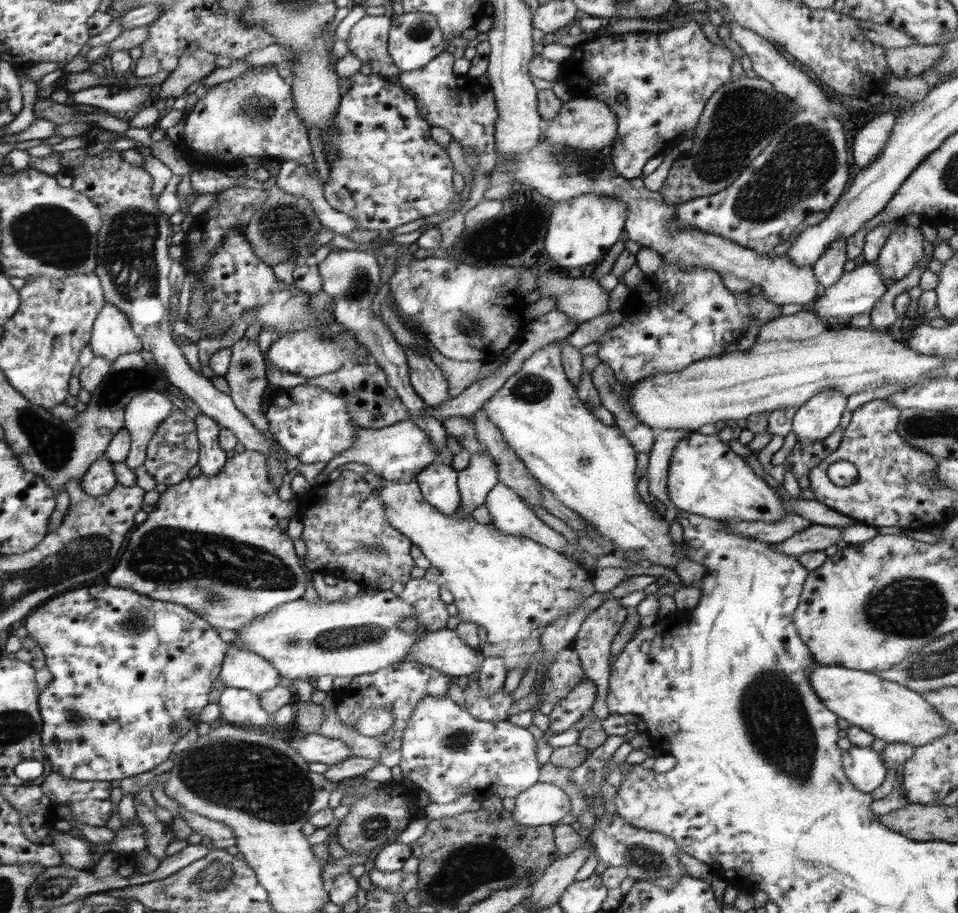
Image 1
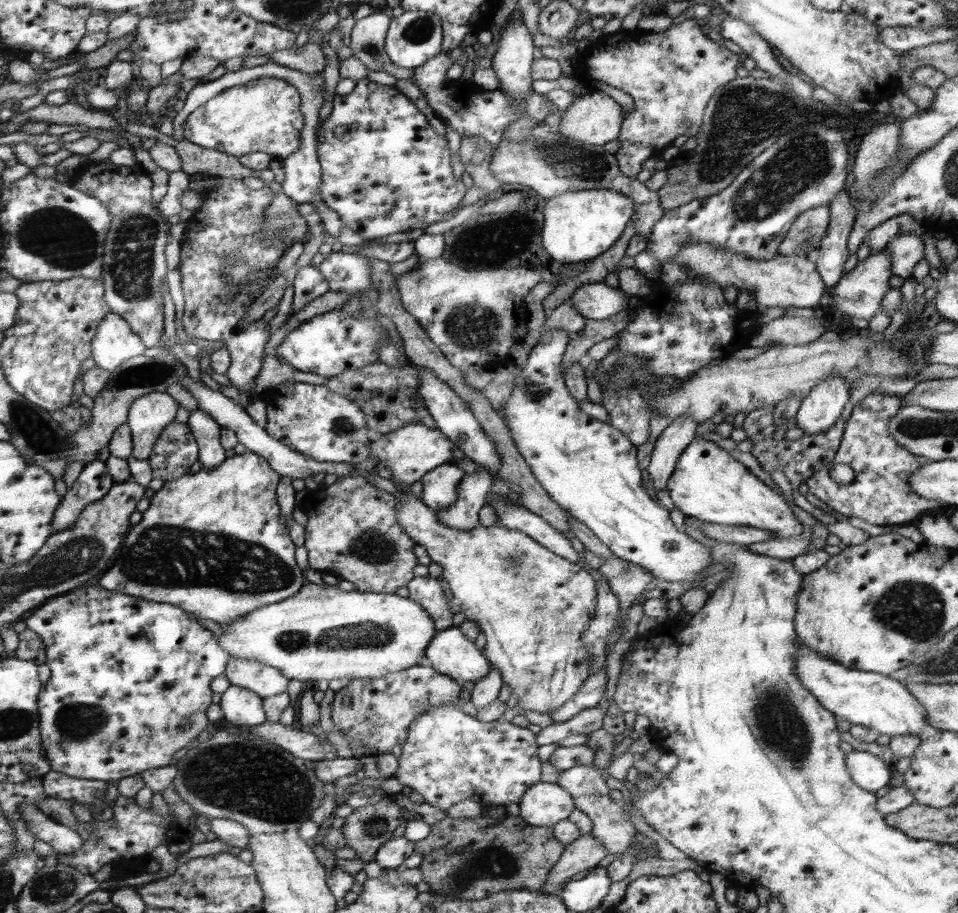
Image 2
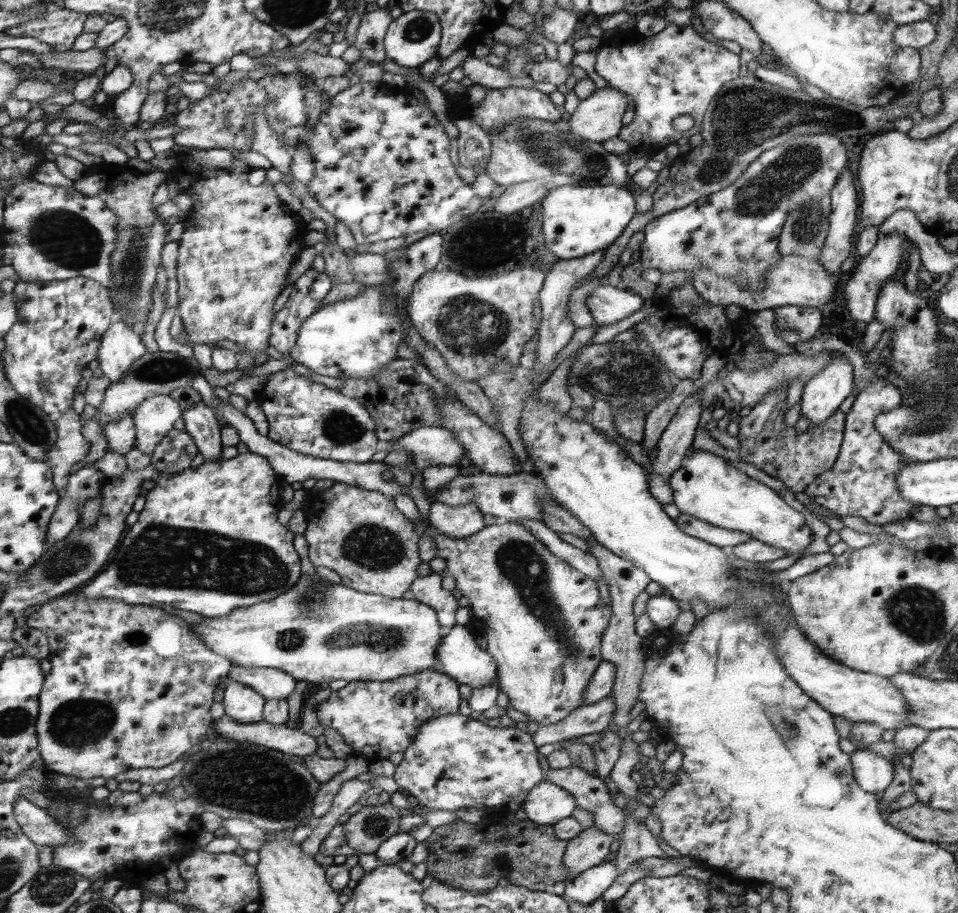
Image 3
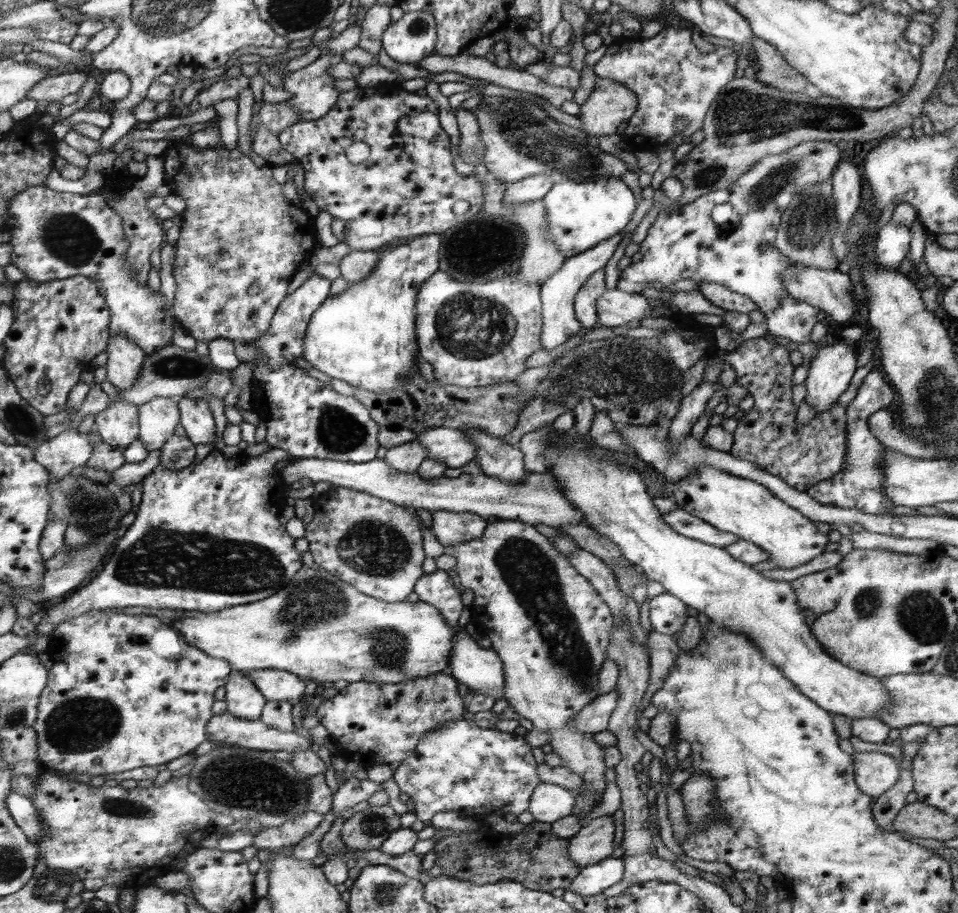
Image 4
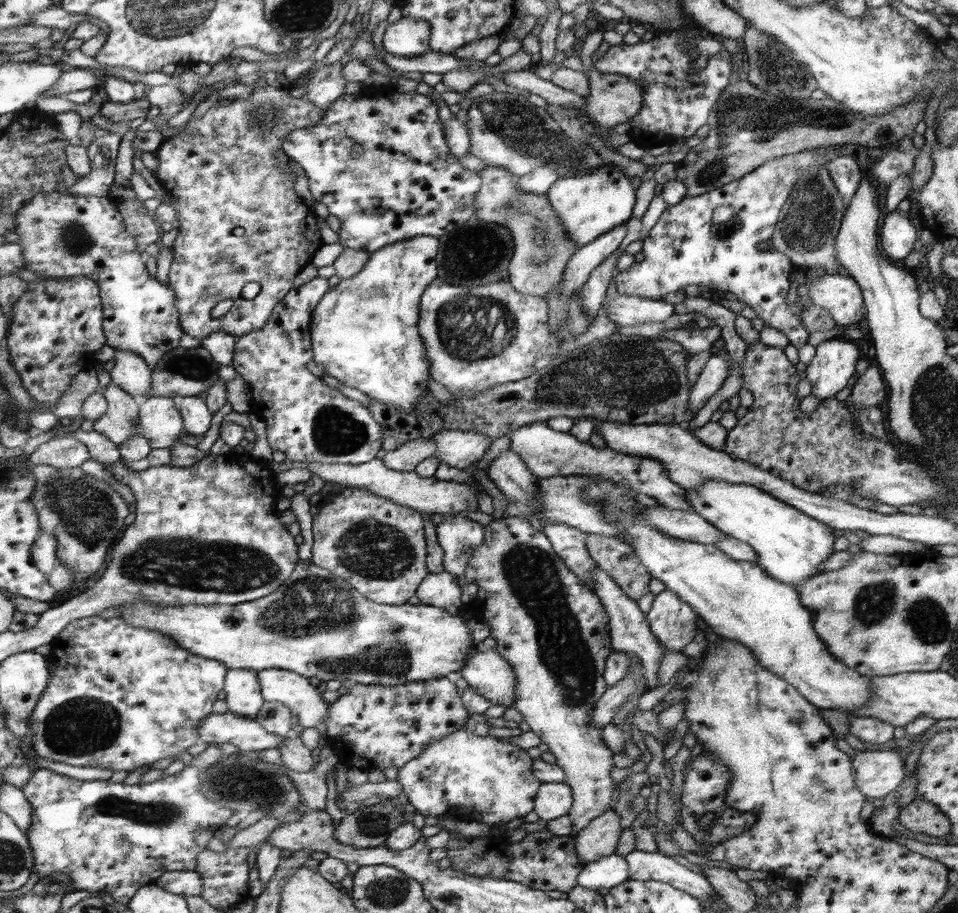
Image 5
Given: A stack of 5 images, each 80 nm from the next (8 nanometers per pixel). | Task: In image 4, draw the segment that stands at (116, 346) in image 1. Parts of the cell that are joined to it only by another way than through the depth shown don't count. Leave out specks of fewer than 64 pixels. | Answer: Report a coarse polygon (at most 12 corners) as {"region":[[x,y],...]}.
{"region":[[126,335],[105,350],[108,382],[122,389],[141,378],[147,357]]}

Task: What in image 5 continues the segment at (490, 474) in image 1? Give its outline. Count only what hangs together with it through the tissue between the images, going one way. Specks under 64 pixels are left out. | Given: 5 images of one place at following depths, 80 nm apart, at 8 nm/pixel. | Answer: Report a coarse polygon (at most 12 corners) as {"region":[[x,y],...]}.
{"region":[[454,513],[436,526],[445,572],[460,584],[484,527]]}

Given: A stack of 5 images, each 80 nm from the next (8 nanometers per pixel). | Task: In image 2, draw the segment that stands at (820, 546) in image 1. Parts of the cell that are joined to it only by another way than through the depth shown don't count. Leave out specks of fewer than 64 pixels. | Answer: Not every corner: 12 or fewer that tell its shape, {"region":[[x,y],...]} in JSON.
{"region":[[812,528],[794,539],[748,545],[754,555],[792,559],[808,552]]}

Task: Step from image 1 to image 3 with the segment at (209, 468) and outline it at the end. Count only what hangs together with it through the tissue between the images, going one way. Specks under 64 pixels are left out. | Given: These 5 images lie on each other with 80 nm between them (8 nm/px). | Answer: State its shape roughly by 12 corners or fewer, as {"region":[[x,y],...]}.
{"region":[[202,400],[182,414],[206,461],[222,457],[221,425]]}

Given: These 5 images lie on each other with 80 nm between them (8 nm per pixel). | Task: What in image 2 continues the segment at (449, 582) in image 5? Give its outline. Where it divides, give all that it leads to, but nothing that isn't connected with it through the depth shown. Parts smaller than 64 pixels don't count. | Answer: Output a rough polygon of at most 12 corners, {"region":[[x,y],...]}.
{"region":[[410,580],[409,600],[436,621],[438,631],[453,626],[451,600],[441,581]]}

